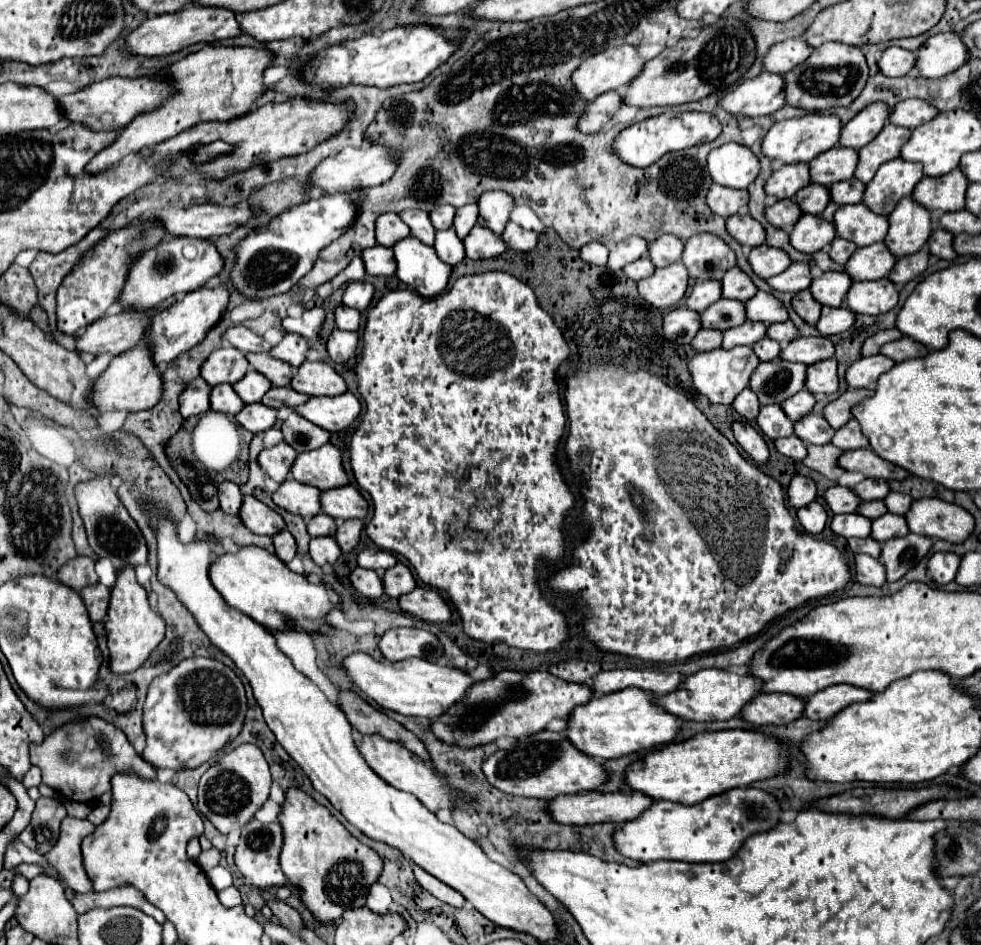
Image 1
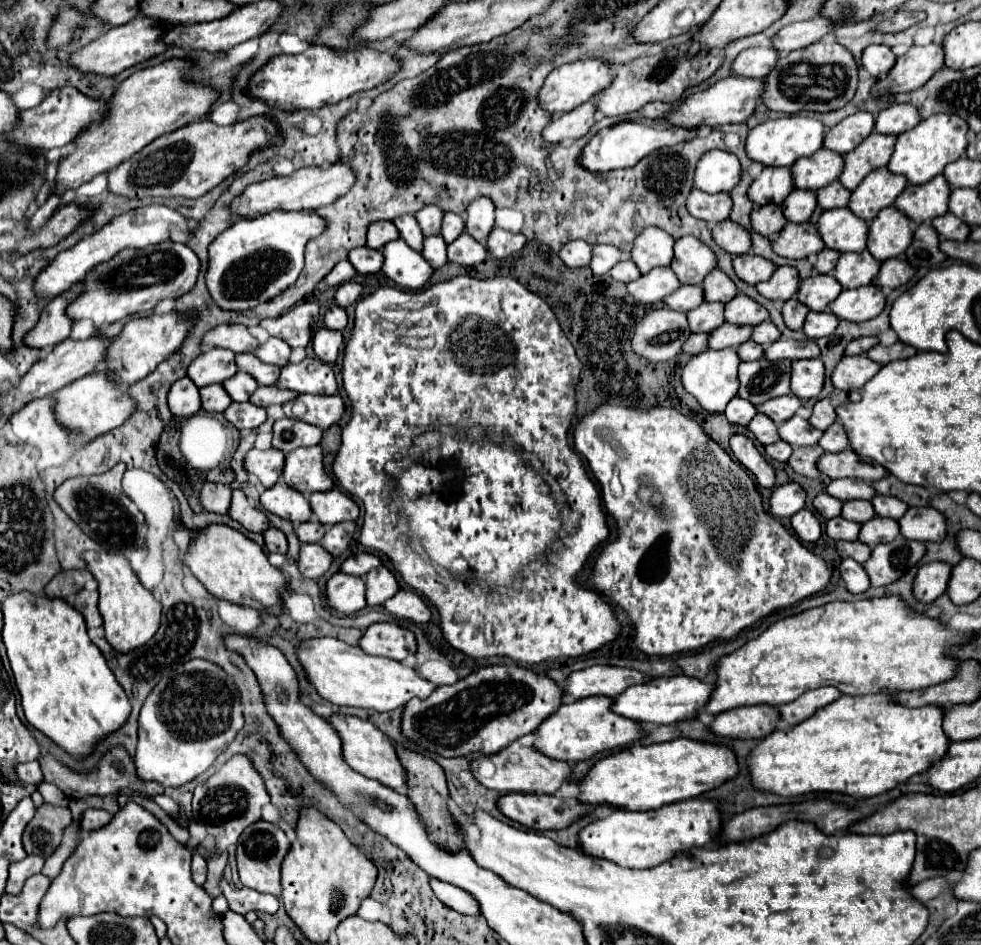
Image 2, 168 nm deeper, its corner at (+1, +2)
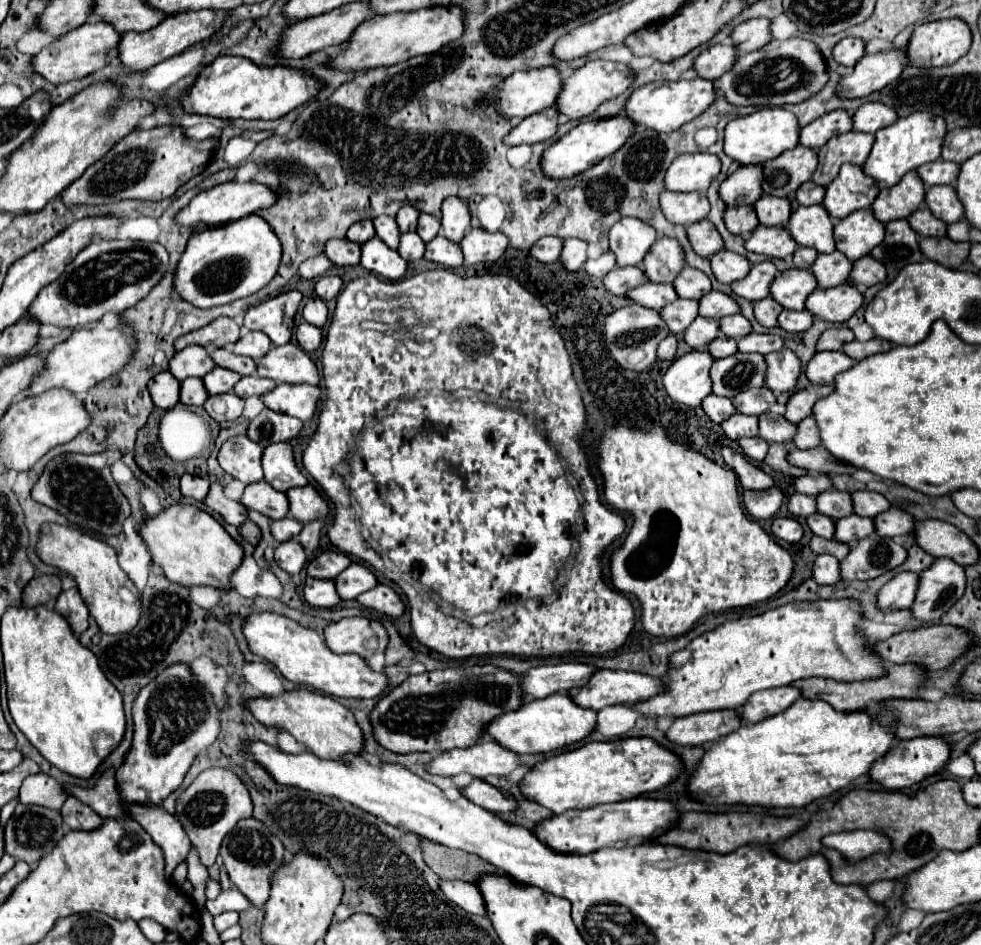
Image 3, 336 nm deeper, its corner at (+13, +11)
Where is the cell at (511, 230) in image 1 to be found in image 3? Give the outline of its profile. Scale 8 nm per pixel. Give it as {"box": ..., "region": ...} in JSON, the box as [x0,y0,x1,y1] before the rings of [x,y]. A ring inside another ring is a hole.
{"box":[460,228,508,266],"region":[[[474,228],[466,232],[466,236],[460,242],[460,250],[464,254],[466,266],[476,266],[482,262],[494,262],[498,260],[508,246],[508,238],[500,232],[490,234],[482,228]]]}

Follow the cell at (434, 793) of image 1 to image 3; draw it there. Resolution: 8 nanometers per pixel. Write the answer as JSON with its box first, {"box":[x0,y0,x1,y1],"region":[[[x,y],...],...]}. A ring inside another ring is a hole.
{"box":[244,688,364,760],"region":[[[300,688],[300,690],[282,692],[276,696],[250,698],[244,702],[244,706],[250,708],[252,716],[260,724],[264,724],[268,728],[278,728],[282,732],[286,730],[288,734],[294,736],[294,740],[302,742],[312,754],[316,754],[320,758],[336,760],[336,756],[340,758],[346,752],[352,752],[352,754],[362,752],[364,738],[362,738],[362,732],[354,720],[354,714],[326,694],[318,694],[318,692],[310,692],[306,688]]]}

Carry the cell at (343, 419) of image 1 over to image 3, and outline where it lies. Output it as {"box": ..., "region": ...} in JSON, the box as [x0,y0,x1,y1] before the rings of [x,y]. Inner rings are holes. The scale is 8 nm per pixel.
{"box":[260,384,320,422],"region":[[[278,384],[272,392],[260,396],[260,400],[270,410],[294,416],[302,422],[314,416],[318,398],[320,398],[320,388],[310,384]]]}

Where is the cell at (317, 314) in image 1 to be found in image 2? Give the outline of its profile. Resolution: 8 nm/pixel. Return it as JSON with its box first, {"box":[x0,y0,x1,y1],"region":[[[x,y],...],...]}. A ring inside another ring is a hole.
{"box":[260,303,318,347],"region":[[[302,303],[276,319],[262,319],[260,325],[272,335],[288,341],[290,347],[306,347],[312,339],[312,323],[318,315],[316,303]]]}

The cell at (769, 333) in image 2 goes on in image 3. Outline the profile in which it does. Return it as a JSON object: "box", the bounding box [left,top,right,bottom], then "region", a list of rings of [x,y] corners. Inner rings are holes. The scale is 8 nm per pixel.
{"box":[718,314,752,340],"region":[[[742,314],[724,316],[724,318],[718,320],[718,324],[720,324],[720,332],[722,332],[724,336],[728,336],[728,338],[736,338],[736,340],[752,332],[750,322],[748,322]]]}

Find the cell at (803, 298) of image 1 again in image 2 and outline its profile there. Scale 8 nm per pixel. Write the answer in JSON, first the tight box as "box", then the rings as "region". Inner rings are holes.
{"box":[782,299,810,329],"region":[[[788,299],[782,307],[782,317],[790,329],[802,329],[804,327],[804,317],[810,313],[808,307],[800,305],[796,299]]]}

